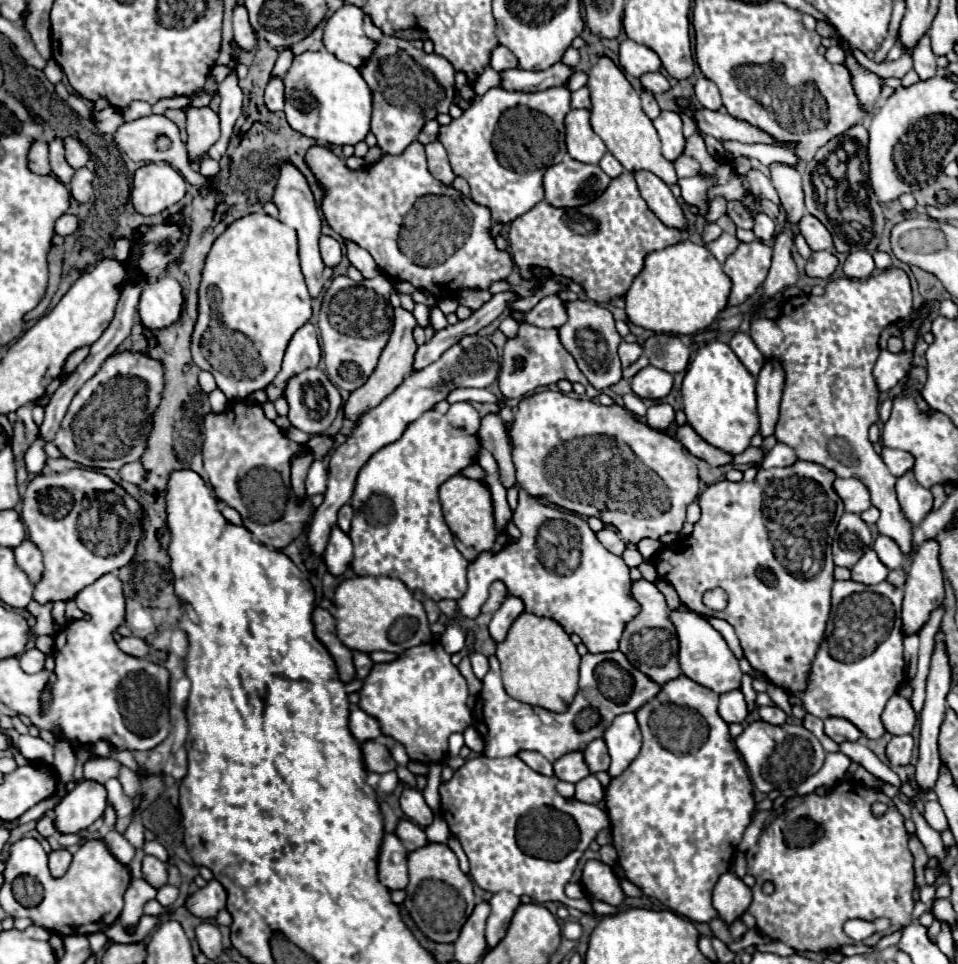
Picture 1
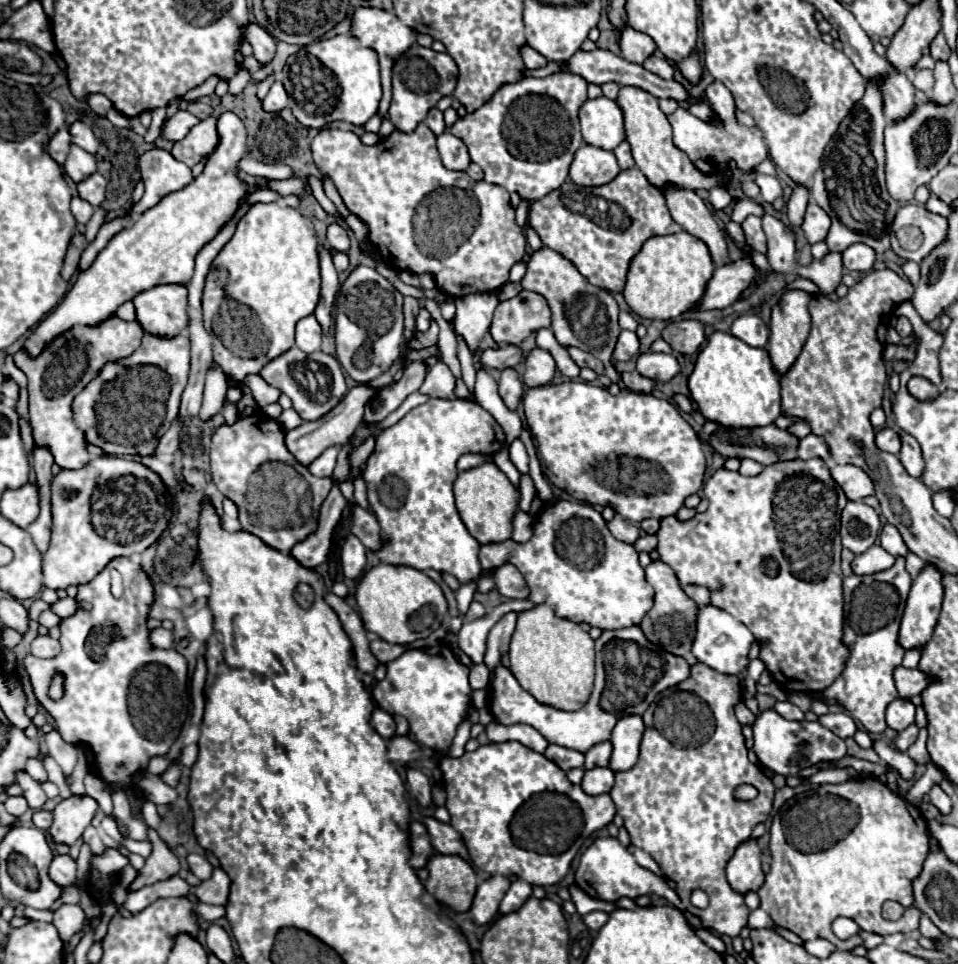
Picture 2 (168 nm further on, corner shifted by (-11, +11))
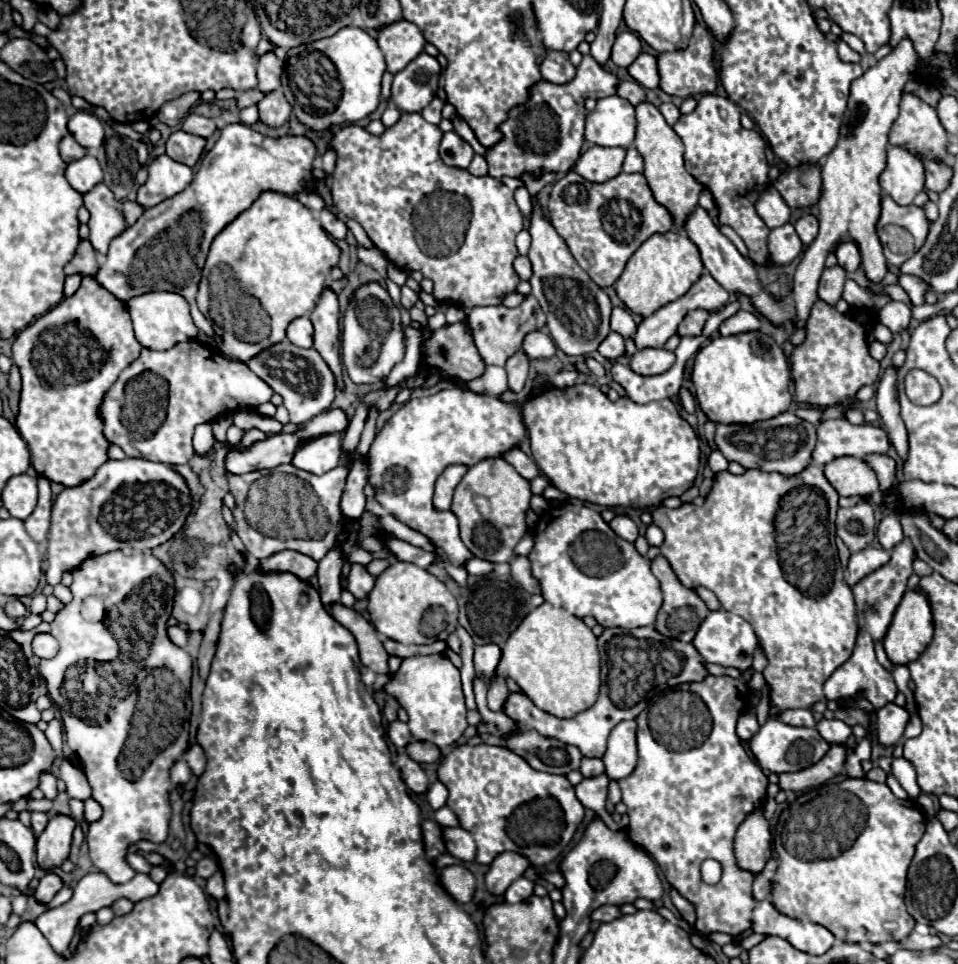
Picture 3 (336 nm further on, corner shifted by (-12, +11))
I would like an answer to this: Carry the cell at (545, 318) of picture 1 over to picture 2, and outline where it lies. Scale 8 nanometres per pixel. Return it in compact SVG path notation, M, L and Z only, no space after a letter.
M521 291L517 297L501 301L495 309L489 333L497 345L519 345L537 329L551 325L551 309L539 293Z

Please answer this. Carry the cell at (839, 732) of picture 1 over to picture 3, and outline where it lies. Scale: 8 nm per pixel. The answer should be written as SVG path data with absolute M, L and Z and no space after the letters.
M822 719L816 729L828 743L846 743L852 735L852 727L840 719Z

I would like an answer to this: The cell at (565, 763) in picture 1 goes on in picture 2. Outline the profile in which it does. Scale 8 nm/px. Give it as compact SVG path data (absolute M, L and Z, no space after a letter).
M547 745L545 753L543 753L549 761L555 761L555 765L559 765L563 771L569 771L573 767L583 767L583 755L573 751L573 749L567 749L567 747L559 747L559 745Z

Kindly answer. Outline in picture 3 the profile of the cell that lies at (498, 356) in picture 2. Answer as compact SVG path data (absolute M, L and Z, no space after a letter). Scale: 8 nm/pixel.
M532 331L524 337L520 351L528 357L528 359L538 359L538 357L552 357L556 351L554 341L544 335L542 331Z

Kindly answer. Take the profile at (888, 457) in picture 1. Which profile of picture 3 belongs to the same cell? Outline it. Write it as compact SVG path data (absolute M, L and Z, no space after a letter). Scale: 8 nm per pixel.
M834 419L834 421L824 421L818 425L818 441L812 451L812 461L816 465L826 465L838 457L864 457L870 453L888 453L890 449L890 439L888 433L878 427L878 425L852 425L846 419Z

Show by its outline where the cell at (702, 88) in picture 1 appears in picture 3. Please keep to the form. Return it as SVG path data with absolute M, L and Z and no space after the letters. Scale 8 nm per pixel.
M714 93L702 95L692 113L680 115L674 131L684 143L686 169L714 195L714 201L720 209L720 223L730 225L742 237L754 263L766 263L766 237L770 229L754 209L758 195L768 187L766 141L762 133L756 129L744 129L738 107L728 97Z

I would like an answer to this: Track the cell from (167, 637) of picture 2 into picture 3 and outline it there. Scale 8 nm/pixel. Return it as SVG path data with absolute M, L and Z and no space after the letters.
M168 627L168 637L174 645L178 647L186 647L186 641L188 641L188 633L180 627Z

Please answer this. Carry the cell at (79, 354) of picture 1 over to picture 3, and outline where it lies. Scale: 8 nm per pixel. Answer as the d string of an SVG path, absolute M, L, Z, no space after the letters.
M84 275L80 289L72 297L66 297L58 307L48 311L44 317L38 317L32 325L28 325L28 329L20 331L12 347L14 365L22 375L22 397L16 427L22 439L28 443L32 465L38 475L62 483L64 487L80 485L80 481L92 477L92 473L104 461L108 461L106 451L110 443L102 435L98 405L108 387L140 355L142 349L134 337L128 309L106 289L100 289L94 277Z

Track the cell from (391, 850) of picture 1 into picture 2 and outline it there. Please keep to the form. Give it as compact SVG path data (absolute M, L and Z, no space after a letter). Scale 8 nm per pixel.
M413 821L409 833L411 833L411 849L413 849L413 855L411 855L409 863L411 863L413 869L423 869L427 865L427 861L433 855L437 855L435 847L431 845L427 827L421 821Z

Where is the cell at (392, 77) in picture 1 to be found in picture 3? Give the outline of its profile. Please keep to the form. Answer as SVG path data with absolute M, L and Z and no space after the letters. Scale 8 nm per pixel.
M420 53L392 81L390 101L404 113L420 113L438 91L442 67L438 59Z

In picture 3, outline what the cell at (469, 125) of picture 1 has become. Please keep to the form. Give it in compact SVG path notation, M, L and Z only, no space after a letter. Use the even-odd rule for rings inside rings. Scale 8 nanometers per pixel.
M584 55L572 81L556 85L540 79L538 83L534 83L530 87L528 101L522 105L514 105L508 111L506 121L500 123L498 131L502 133L502 139L486 149L488 175L500 179L504 175L522 177L530 173L534 179L538 179L544 171L568 173L576 165L584 143L584 101L588 97L600 99L614 95L616 81L616 75L602 69L590 55ZM564 93L568 97L560 97Z

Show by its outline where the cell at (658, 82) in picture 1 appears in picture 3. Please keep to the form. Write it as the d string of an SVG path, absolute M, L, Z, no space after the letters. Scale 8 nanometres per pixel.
M650 53L638 55L638 59L628 67L630 75L644 87L656 89L660 85L660 73L658 73L658 61Z

